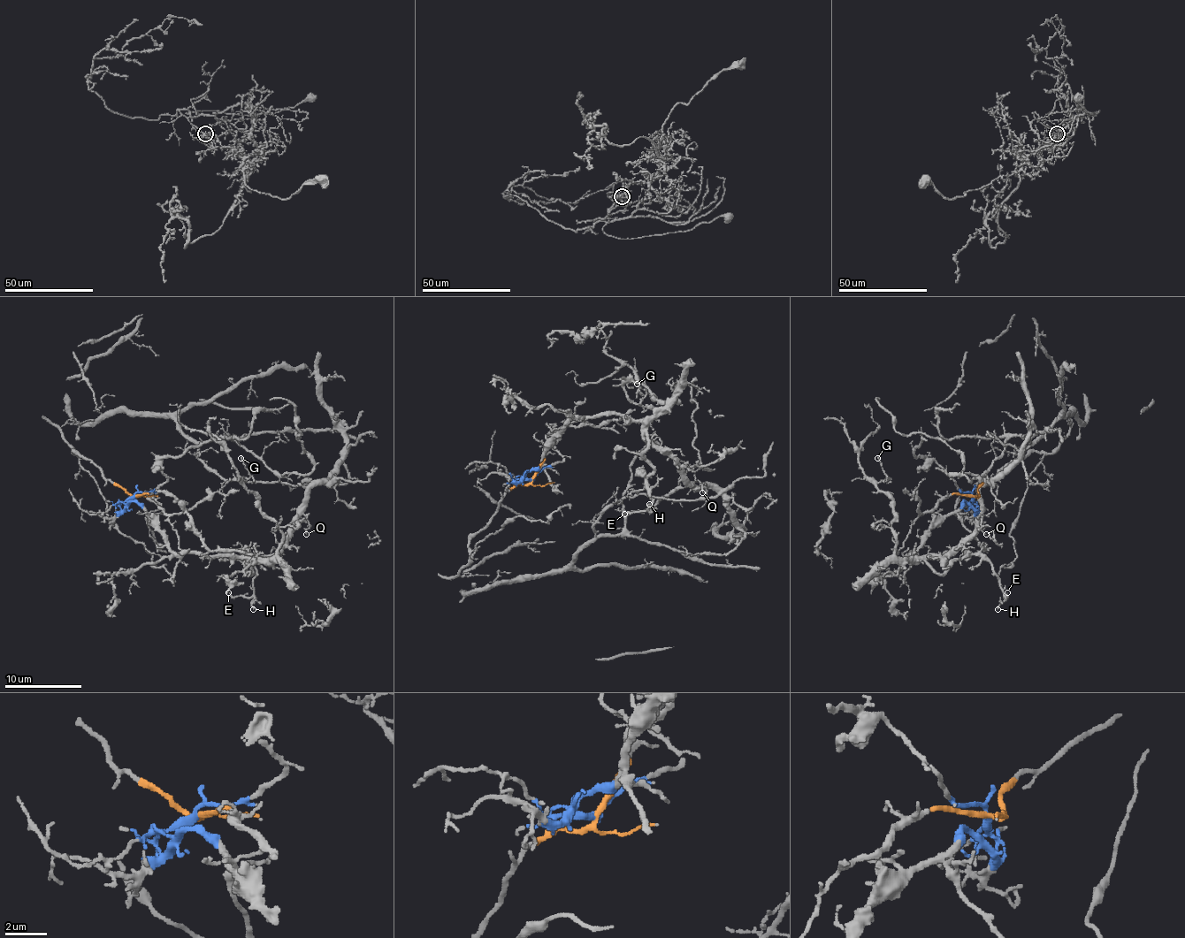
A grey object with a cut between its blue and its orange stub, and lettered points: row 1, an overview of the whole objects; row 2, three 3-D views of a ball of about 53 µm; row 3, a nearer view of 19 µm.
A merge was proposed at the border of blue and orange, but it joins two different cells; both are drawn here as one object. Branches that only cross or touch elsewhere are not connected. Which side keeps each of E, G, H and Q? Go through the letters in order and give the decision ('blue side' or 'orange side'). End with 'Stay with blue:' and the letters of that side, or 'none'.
E: blue side
G: blue side
H: blue side
Q: blue side
Stay with blue: E, G, H, Q

